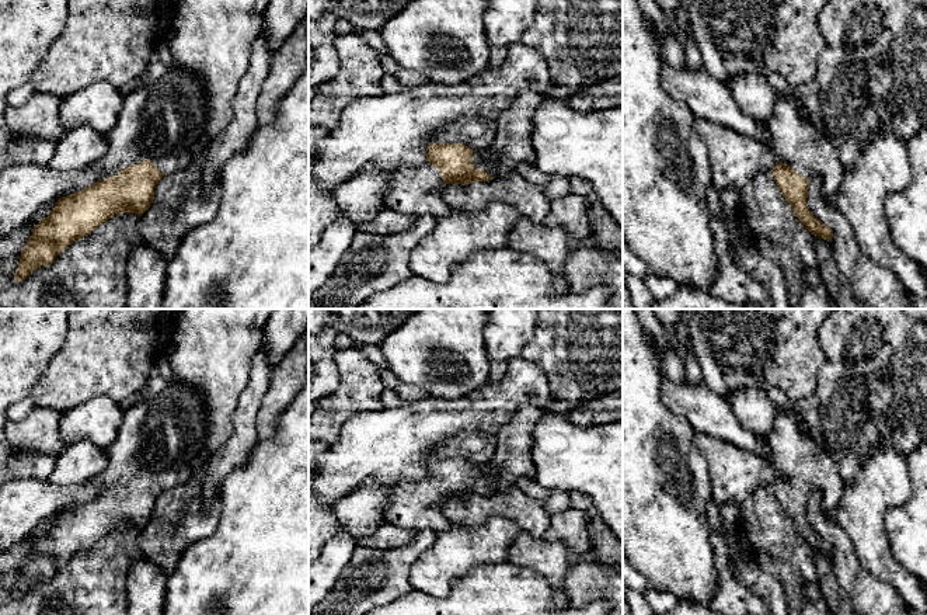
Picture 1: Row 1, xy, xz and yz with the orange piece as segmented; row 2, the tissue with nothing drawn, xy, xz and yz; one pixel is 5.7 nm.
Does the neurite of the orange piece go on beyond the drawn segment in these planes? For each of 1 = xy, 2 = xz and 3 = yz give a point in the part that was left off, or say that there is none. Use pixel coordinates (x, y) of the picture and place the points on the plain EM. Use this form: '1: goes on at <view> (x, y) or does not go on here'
1: goes on at xy (163, 437)
2: goes on at xz (418, 504)
3: goes on at yz (797, 457)

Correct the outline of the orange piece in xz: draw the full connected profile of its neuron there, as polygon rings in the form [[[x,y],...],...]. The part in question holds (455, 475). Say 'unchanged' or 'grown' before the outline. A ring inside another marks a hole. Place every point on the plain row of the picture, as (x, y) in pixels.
grown; [[[432,458],[422,479],[395,486],[384,522],[404,529],[433,529],[446,532],[453,521],[443,512],[443,503],[495,493],[482,465],[463,458]]]

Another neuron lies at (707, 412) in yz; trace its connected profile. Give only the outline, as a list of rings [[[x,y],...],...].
[[[663,373],[663,404],[675,414],[683,416],[696,432],[724,439],[740,449],[771,461],[771,451],[760,435],[746,430],[736,418],[726,397],[722,397],[703,382],[693,385],[686,379],[669,381]]]

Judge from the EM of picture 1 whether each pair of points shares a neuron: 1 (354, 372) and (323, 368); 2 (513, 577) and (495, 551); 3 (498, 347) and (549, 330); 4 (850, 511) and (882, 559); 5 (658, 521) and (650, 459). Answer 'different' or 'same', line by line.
1: different
2: different
3: different
4: same
5: same

